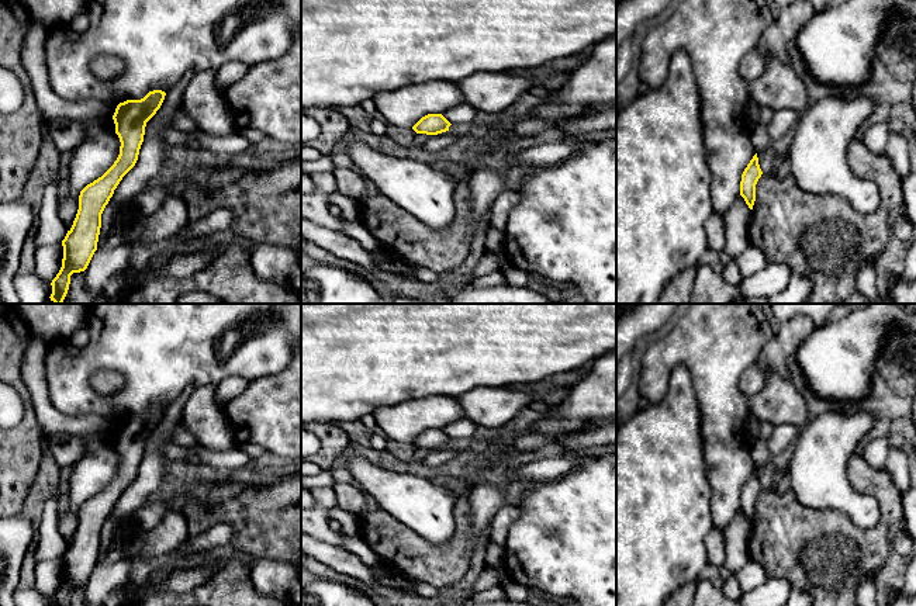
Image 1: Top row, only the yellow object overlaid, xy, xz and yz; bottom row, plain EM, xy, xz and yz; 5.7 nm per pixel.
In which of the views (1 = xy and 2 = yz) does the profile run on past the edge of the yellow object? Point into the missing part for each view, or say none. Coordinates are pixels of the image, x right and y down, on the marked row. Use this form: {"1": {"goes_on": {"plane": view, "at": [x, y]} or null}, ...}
{"1": {"goes_on": null}, "2": {"goes_on": null}}

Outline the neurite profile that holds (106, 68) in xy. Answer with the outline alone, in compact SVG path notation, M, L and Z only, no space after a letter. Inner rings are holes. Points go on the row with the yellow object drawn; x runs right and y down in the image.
M97 56L91 62L91 70L101 80L111 80L122 72L122 63L114 56Z

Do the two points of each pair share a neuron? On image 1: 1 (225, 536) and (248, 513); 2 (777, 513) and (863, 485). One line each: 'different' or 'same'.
1: different
2: same

